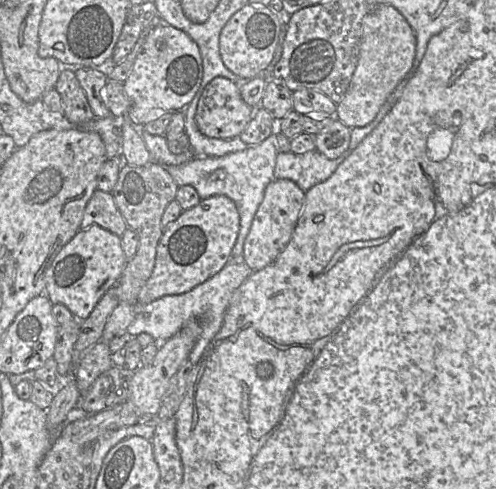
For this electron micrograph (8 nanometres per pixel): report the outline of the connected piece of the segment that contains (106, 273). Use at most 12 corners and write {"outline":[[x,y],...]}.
{"outline":[[81,229],[45,271],[44,294],[83,321],[118,283],[120,236]]}

